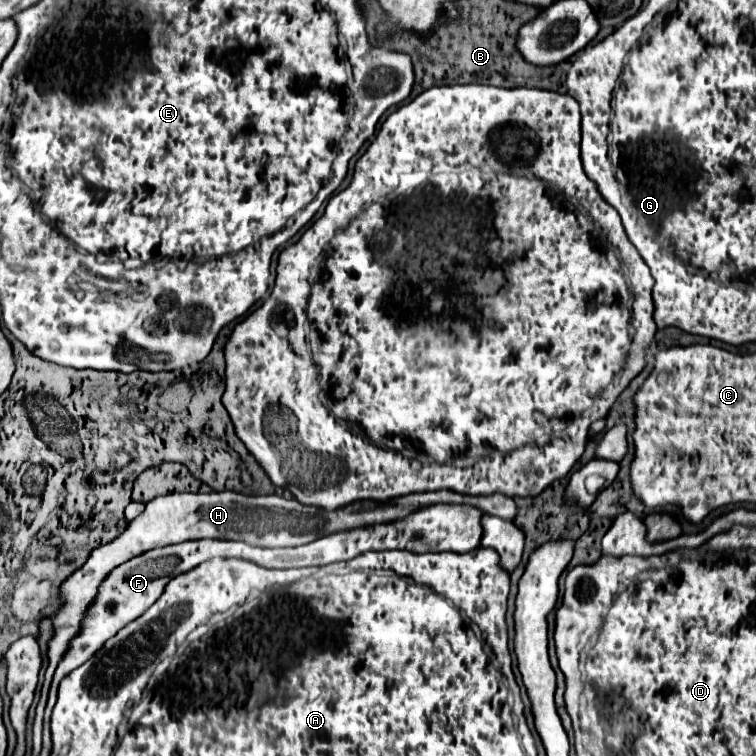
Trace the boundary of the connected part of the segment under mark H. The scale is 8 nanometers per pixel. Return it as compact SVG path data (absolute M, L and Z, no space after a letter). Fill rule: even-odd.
M434 490L434 492L416 492L406 494L390 500L358 500L348 506L336 508L336 510L320 510L316 506L300 504L298 500L286 500L282 496L270 494L270 496L246 496L238 492L210 492L210 494L166 494L158 496L150 502L146 502L144 512L128 522L128 526L110 542L96 546L82 568L78 568L74 574L70 574L60 584L60 608L52 616L52 638L48 642L48 664L58 664L62 652L66 652L70 638L74 638L76 630L80 628L80 620L84 618L86 608L96 596L96 588L102 582L102 578L112 570L114 566L148 552L156 546L168 546L178 544L186 540L200 540L200 538L222 538L222 540L242 540L252 546L300 546L308 544L322 534L332 534L336 530L344 528L356 528L356 526L370 526L380 522L392 522L398 518L404 518L412 514L412 510L430 506L430 504L472 504L492 516L500 516L504 520L512 520L516 516L516 504L510 496L504 496L500 492L488 494L488 496L466 496L452 490Z

